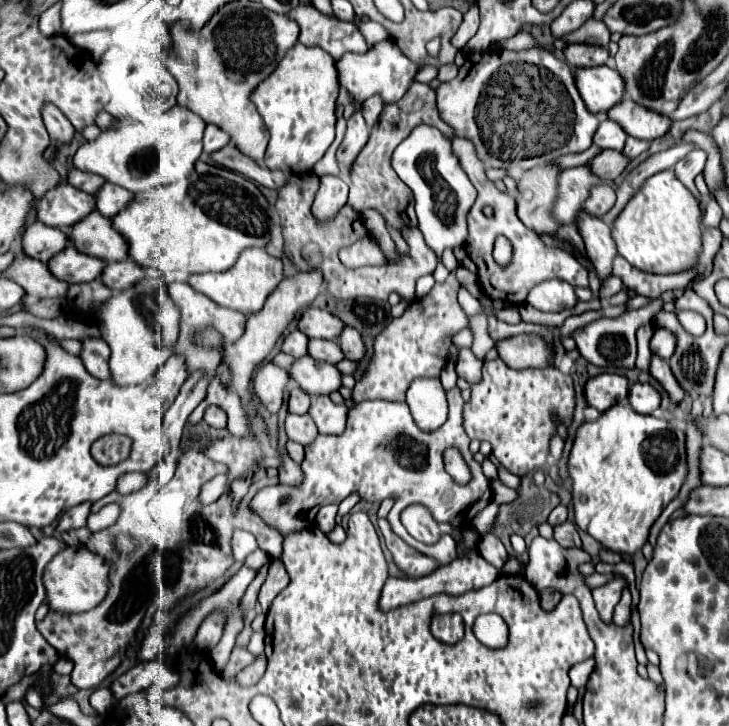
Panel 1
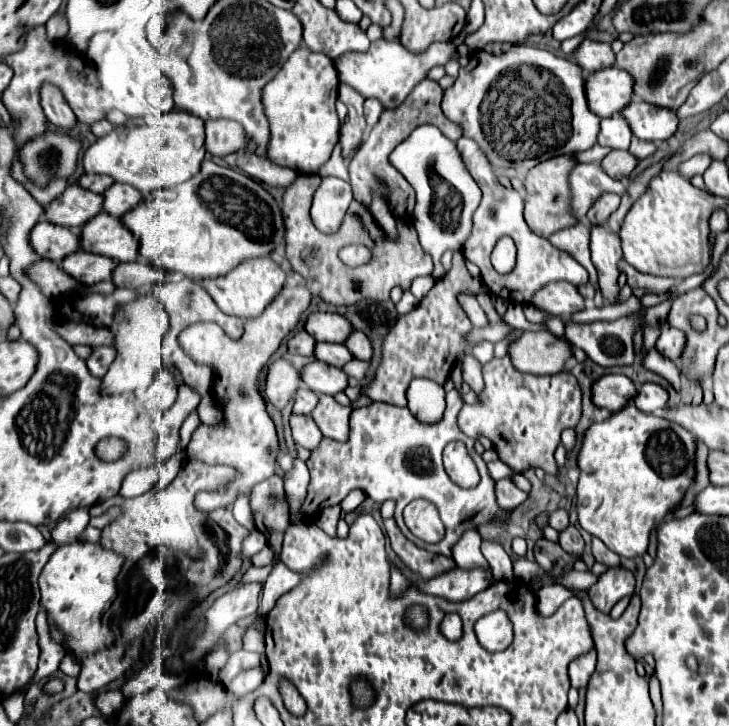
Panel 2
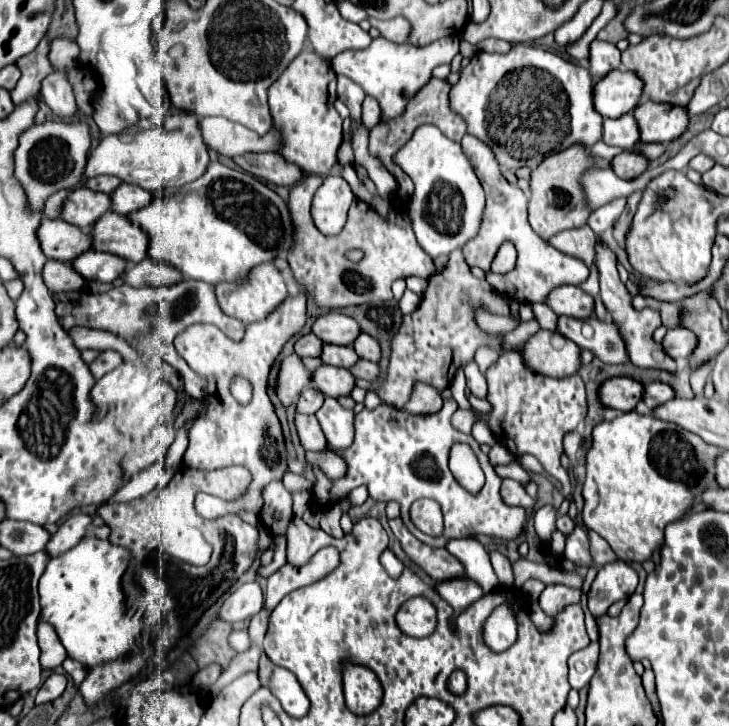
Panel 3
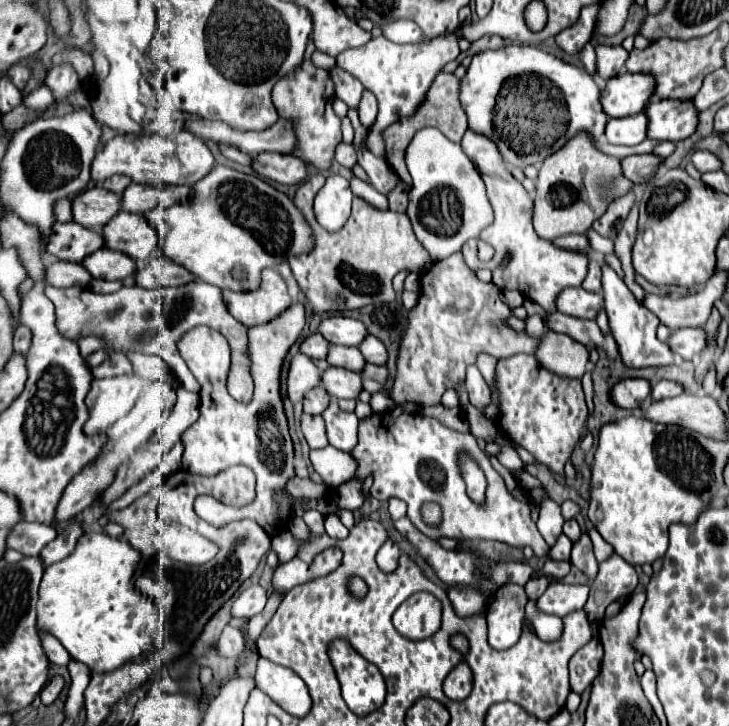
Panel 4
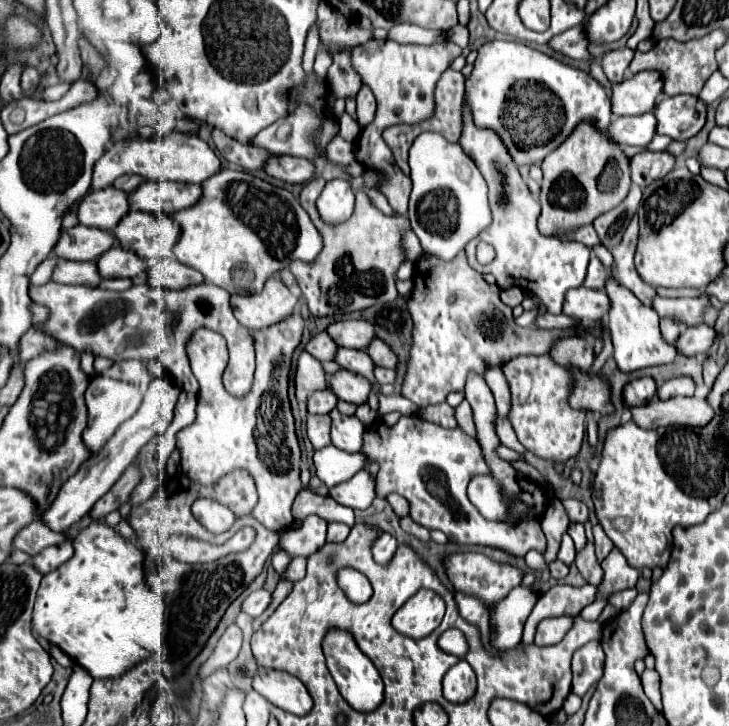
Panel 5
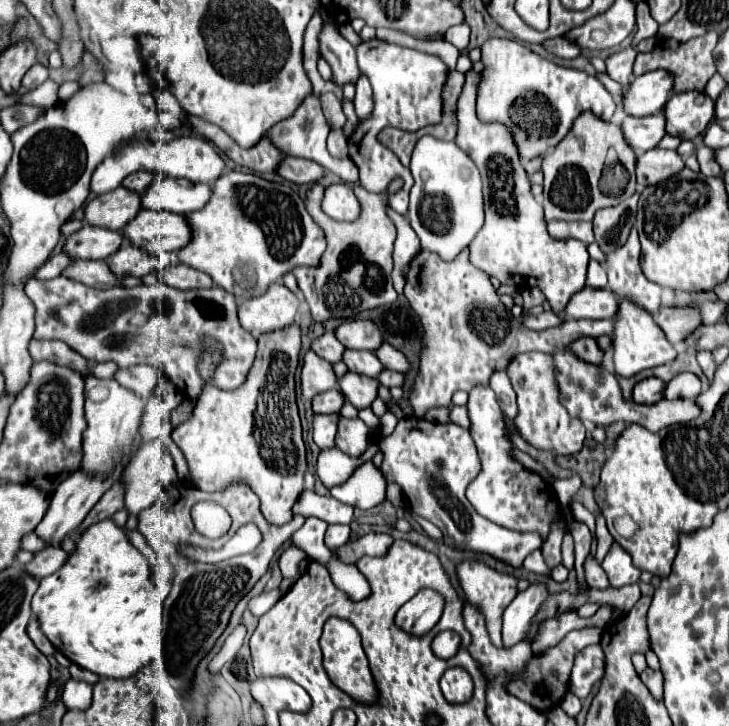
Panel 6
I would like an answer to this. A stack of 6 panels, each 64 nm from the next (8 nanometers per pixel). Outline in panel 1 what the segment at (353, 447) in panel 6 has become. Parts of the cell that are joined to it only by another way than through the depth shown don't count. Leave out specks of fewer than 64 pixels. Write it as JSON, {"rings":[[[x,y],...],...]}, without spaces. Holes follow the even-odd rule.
{"rings":[[[316,396],[308,414],[314,418],[320,434],[340,436],[340,432],[344,432],[346,428],[348,408],[344,404],[334,404],[330,396]]]}

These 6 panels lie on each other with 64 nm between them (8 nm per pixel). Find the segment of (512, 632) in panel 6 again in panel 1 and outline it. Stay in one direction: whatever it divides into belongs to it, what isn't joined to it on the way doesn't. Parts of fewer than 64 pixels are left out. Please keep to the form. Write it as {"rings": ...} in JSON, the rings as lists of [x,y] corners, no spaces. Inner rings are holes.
{"rings":[[[482,614],[474,622],[474,636],[492,650],[504,648],[508,642],[508,624],[498,614]]]}

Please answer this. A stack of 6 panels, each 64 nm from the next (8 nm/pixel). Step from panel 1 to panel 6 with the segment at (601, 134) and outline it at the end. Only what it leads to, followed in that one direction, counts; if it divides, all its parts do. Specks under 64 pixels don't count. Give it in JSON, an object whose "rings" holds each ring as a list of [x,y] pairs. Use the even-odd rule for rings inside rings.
{"rings":[[[662,114],[644,116],[644,118],[626,116],[622,120],[622,130],[624,130],[628,144],[632,144],[632,148],[638,152],[646,152],[646,150],[656,148],[660,144],[660,140],[666,136]]]}

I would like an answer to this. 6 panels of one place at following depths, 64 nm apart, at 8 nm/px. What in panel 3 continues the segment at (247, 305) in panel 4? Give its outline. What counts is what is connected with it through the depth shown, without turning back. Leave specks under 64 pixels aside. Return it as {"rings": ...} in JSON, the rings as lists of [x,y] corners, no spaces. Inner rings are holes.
{"rings":[[[260,264],[260,268],[252,270],[250,282],[236,286],[236,284],[218,284],[216,286],[216,296],[220,302],[220,308],[232,316],[242,320],[244,324],[252,324],[252,322],[260,322],[264,320],[268,314],[274,312],[276,306],[280,306],[288,292],[286,292],[286,284],[282,280],[282,274],[278,272],[278,268],[274,264]]]}

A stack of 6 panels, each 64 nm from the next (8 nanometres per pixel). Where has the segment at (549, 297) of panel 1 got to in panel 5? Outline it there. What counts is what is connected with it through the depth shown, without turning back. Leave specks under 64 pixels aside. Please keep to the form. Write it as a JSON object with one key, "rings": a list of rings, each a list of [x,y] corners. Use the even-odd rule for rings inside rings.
{"rings":[[[576,288],[566,294],[564,300],[564,314],[584,322],[602,320],[608,314],[610,300],[606,290],[590,290],[590,288]]]}

